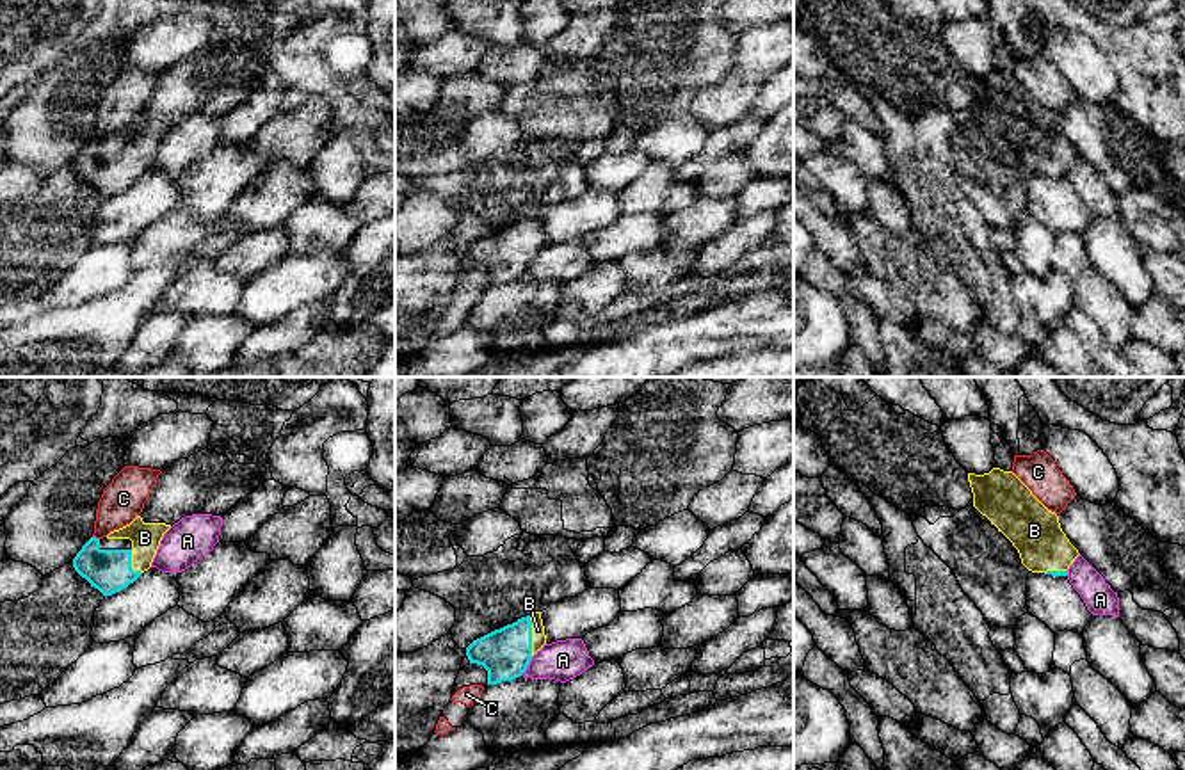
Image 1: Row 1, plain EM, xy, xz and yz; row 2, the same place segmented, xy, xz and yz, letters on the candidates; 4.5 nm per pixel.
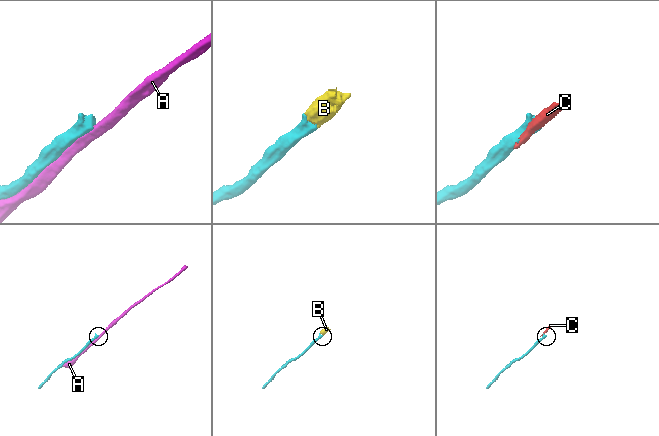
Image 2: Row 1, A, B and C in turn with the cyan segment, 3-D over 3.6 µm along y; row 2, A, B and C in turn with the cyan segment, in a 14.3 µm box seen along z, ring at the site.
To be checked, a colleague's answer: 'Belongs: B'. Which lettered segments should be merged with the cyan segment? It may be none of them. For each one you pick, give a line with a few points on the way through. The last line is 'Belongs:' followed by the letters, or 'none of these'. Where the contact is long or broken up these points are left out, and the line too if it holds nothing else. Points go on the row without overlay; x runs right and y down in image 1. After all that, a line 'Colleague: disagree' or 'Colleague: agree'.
B: across xz (506, 255), (531, 237), (538, 232)
Belongs: B
Colleague: agree

